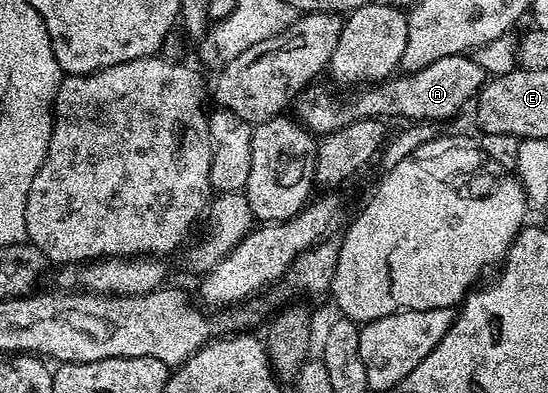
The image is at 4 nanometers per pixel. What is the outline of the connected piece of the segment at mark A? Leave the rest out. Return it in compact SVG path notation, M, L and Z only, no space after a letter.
M466 54L450 55L425 65L425 69L420 71L399 73L378 85L364 86L348 99L343 95L334 95L327 87L309 86L295 100L293 111L299 122L316 137L333 133L355 119L399 114L404 115L407 121L440 121L453 118L467 102L468 106L478 96L484 82L483 66L474 58Z

